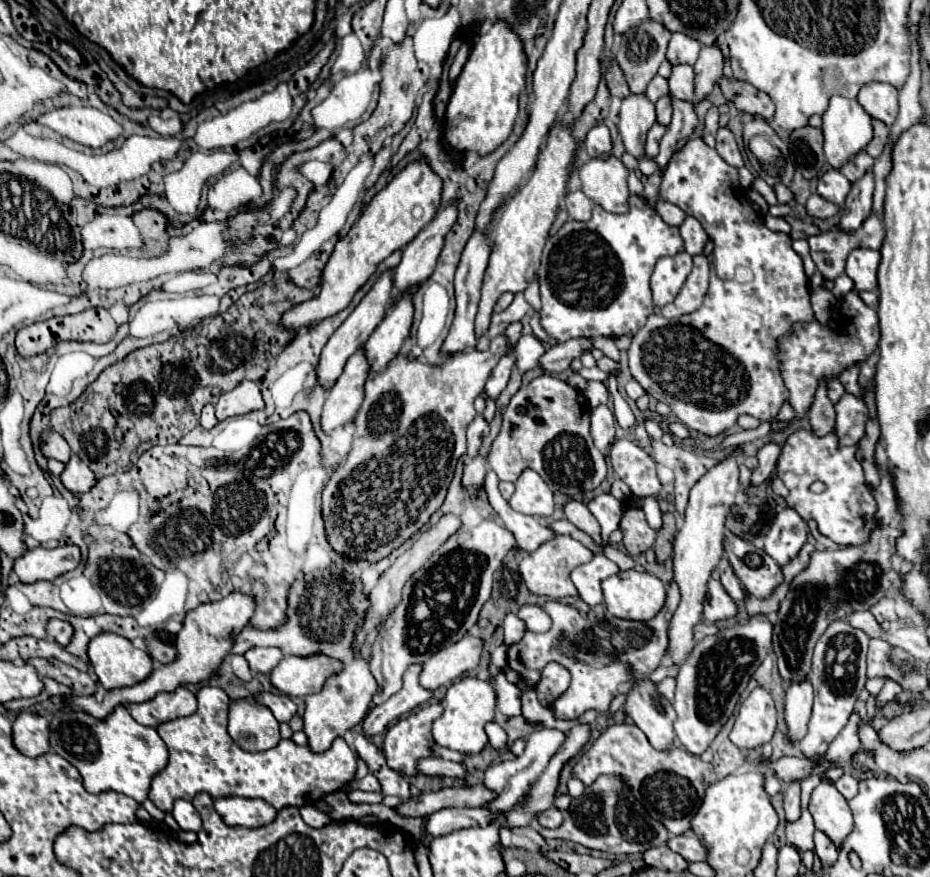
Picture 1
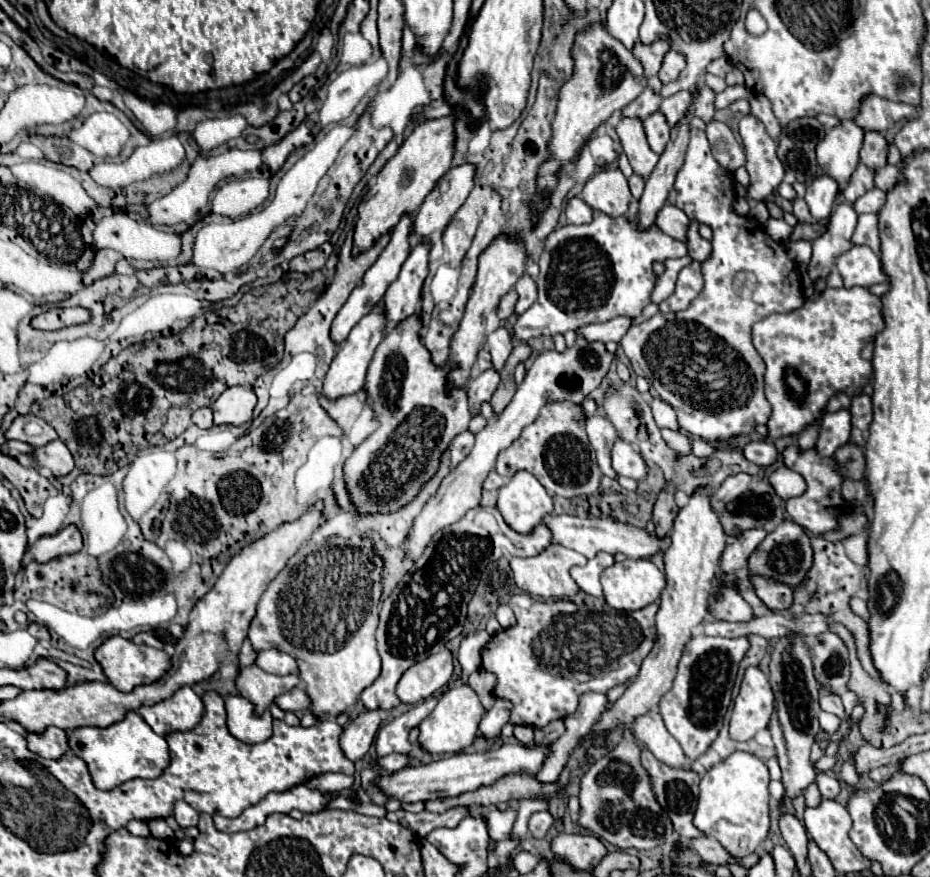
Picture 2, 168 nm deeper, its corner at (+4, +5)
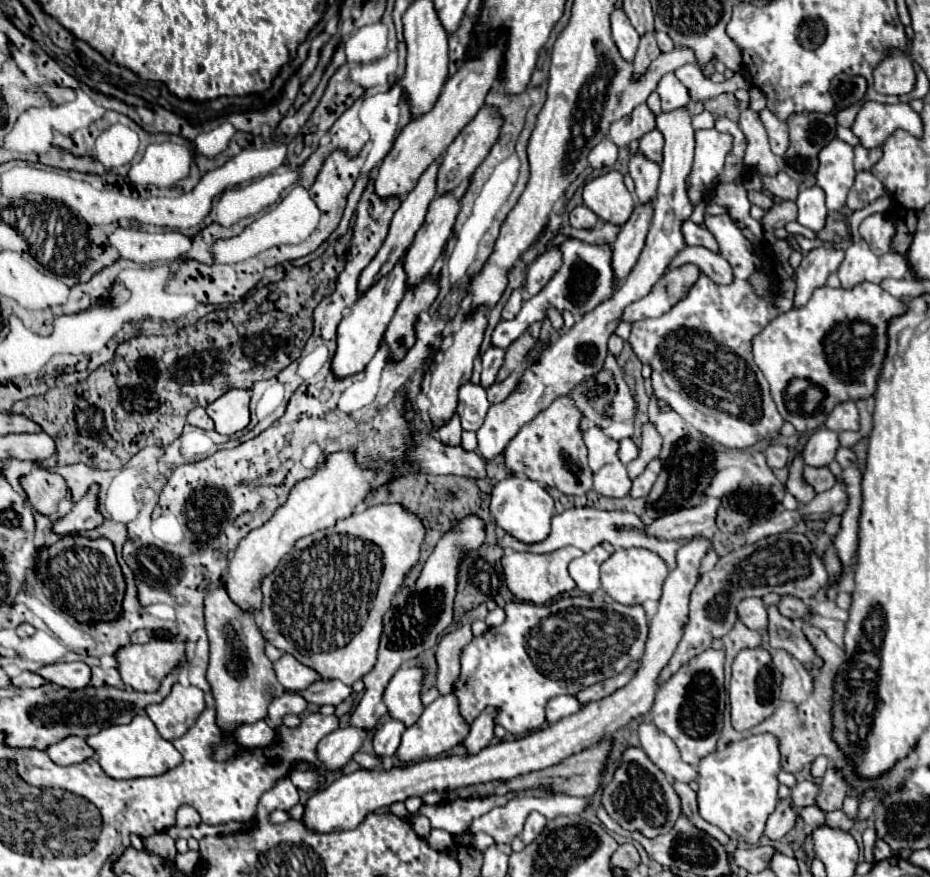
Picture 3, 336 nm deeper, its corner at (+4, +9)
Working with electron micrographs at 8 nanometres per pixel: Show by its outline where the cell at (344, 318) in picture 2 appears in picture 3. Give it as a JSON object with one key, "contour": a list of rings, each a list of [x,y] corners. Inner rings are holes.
{"contour":[[[433,161],[427,171],[419,177],[417,185],[407,193],[407,197],[401,201],[401,207],[395,211],[395,217],[391,221],[391,227],[389,227],[389,235],[387,239],[383,241],[383,247],[379,249],[377,257],[373,257],[373,261],[365,267],[365,273],[361,273],[361,293],[365,289],[369,289],[369,285],[373,285],[373,281],[379,281],[385,273],[389,273],[389,269],[393,269],[393,265],[401,259],[401,255],[411,247],[413,243],[413,237],[417,233],[417,229],[423,225],[425,221],[425,213],[427,213],[427,207],[429,203],[435,199],[437,195],[437,189],[435,189],[435,181],[437,181],[437,171],[439,171],[439,161]]]}

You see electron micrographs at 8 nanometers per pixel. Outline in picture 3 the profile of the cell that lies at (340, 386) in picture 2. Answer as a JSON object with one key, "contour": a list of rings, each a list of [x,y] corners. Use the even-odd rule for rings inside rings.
{"contour":[[[405,255],[395,263],[393,271],[385,277],[381,277],[377,283],[373,283],[365,293],[359,295],[355,301],[351,313],[341,319],[337,327],[337,351],[333,357],[333,371],[337,377],[347,377],[353,373],[359,373],[367,367],[367,363],[373,359],[373,355],[379,349],[379,343],[387,331],[389,321],[393,319],[393,313],[401,301],[401,297],[407,291],[407,273],[403,269]]]}

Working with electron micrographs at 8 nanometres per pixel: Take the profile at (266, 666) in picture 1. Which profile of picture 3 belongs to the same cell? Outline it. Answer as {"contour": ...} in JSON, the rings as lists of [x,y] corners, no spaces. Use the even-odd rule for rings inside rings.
{"contour":[[[283,655],[279,661],[273,663],[279,683],[285,691],[303,691],[311,683],[319,681],[319,673],[307,665],[301,665],[293,655]]]}

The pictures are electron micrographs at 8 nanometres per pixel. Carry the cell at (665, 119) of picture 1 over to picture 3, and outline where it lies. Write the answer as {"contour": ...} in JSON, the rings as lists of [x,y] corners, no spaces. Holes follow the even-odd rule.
{"contour":[[[653,129],[647,135],[643,135],[639,139],[639,151],[643,153],[645,159],[661,165],[661,161],[663,161],[663,137],[661,137],[661,133],[657,129]]]}

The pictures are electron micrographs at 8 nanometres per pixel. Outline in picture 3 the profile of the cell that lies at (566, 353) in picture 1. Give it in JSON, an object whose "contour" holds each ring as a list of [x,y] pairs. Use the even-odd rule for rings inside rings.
{"contour":[[[685,263],[681,267],[665,271],[665,275],[653,285],[649,295],[645,295],[643,299],[631,303],[625,309],[623,319],[635,323],[639,319],[663,315],[675,303],[679,303],[681,299],[687,297],[689,289],[695,285],[699,275],[701,275],[701,269],[693,263]]]}

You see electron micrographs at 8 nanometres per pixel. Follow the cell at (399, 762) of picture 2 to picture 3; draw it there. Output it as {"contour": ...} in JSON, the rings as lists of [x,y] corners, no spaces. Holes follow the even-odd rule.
{"contour":[[[357,751],[357,753],[353,755],[353,761],[357,761],[363,769],[377,769],[377,767],[381,767],[381,759],[379,759],[379,757],[367,755],[367,753],[363,753],[363,751]]]}

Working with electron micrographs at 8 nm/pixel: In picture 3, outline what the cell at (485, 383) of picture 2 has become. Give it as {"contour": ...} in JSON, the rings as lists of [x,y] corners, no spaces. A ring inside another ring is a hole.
{"contour":[[[467,383],[459,389],[459,405],[457,405],[457,415],[461,419],[461,427],[465,431],[479,431],[479,427],[485,421],[489,409],[487,393],[481,385]]]}

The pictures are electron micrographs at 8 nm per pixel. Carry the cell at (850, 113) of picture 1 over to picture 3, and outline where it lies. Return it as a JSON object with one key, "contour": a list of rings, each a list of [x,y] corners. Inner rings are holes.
{"contour":[[[833,139],[819,153],[817,185],[825,191],[825,205],[829,213],[835,213],[845,207],[849,189],[853,187],[855,169],[853,169],[853,147],[841,139]]]}

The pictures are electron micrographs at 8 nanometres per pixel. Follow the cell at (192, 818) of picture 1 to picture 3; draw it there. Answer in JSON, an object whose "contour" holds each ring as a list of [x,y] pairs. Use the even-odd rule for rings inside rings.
{"contour":[[[183,805],[177,811],[177,827],[197,827],[201,823],[201,817],[195,809],[189,809],[187,805]]]}

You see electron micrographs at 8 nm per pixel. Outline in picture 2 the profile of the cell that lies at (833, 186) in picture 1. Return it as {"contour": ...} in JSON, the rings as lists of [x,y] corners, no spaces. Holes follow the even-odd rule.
{"contour":[[[821,175],[817,177],[809,187],[807,187],[807,195],[805,201],[811,209],[811,215],[819,221],[819,219],[827,219],[833,211],[833,203],[837,199],[837,195],[841,193],[841,187],[837,185],[837,181],[829,175]]]}

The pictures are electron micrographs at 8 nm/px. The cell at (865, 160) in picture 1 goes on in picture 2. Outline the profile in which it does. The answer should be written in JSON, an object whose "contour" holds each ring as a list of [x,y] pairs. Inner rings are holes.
{"contour":[[[859,163],[857,169],[853,171],[853,175],[851,175],[851,181],[849,181],[847,187],[843,189],[843,197],[853,203],[855,199],[859,199],[861,195],[865,195],[865,193],[867,193],[869,189],[873,189],[873,187],[875,187],[875,183],[873,183],[873,173],[869,171],[867,165]]]}

